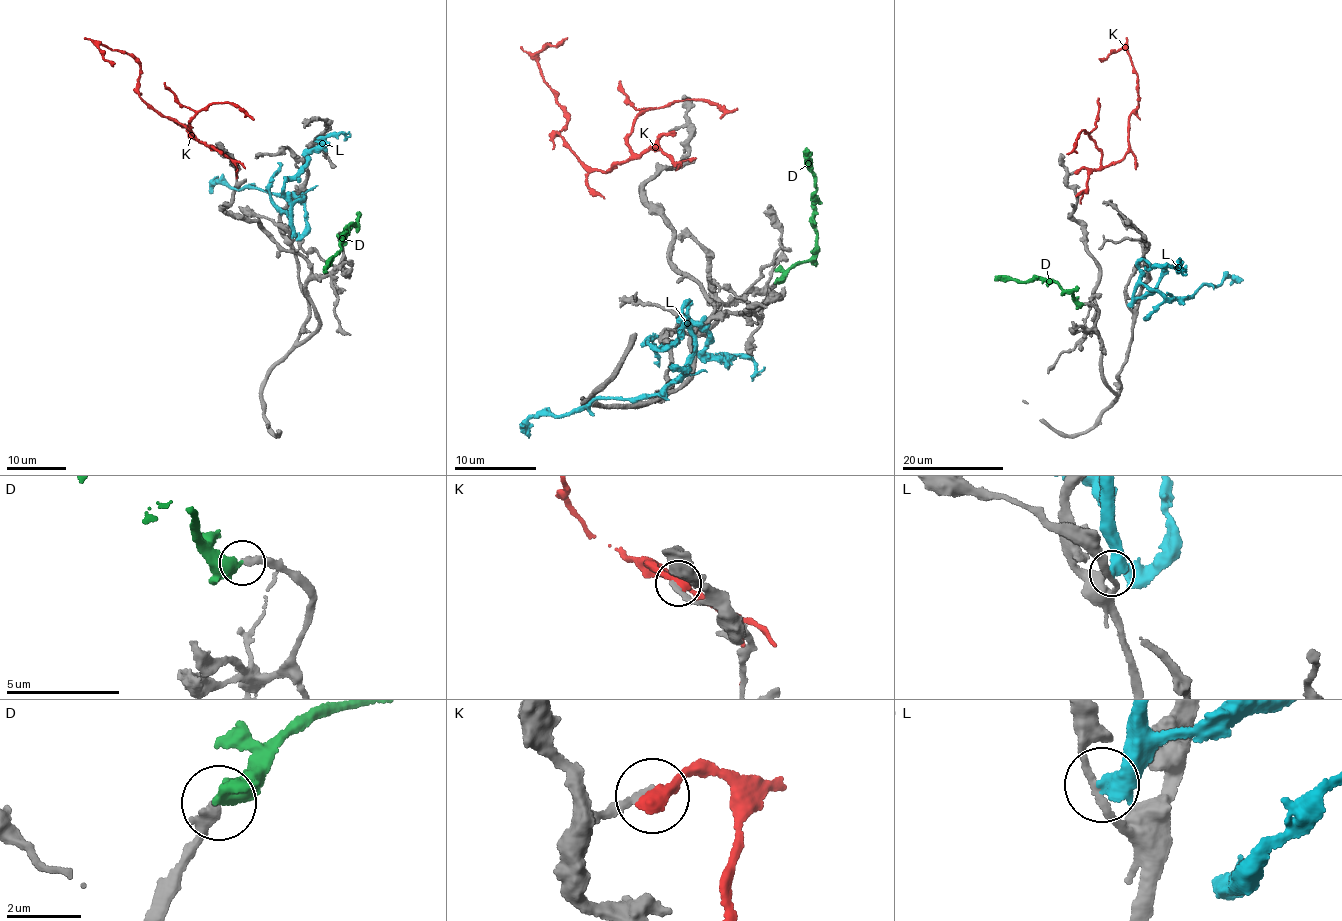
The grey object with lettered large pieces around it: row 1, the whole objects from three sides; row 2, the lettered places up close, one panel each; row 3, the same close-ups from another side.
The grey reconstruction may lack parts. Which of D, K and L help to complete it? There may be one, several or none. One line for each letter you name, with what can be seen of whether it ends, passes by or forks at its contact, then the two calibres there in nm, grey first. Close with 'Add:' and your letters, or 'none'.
D: it ends there; 360 nm thick on the grey side, 550 nm on the other
Add: D

